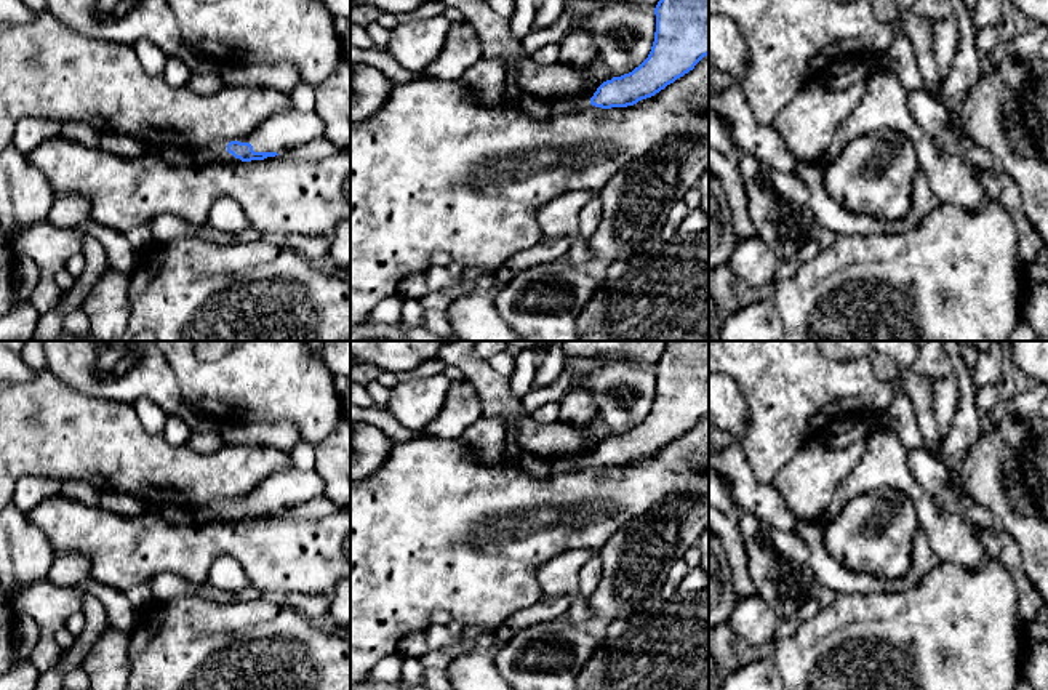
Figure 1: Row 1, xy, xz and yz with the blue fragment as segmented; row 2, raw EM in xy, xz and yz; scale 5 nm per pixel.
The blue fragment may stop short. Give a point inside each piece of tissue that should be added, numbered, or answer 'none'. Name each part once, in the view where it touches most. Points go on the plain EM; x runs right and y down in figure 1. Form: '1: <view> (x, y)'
1: xy (292, 487)

